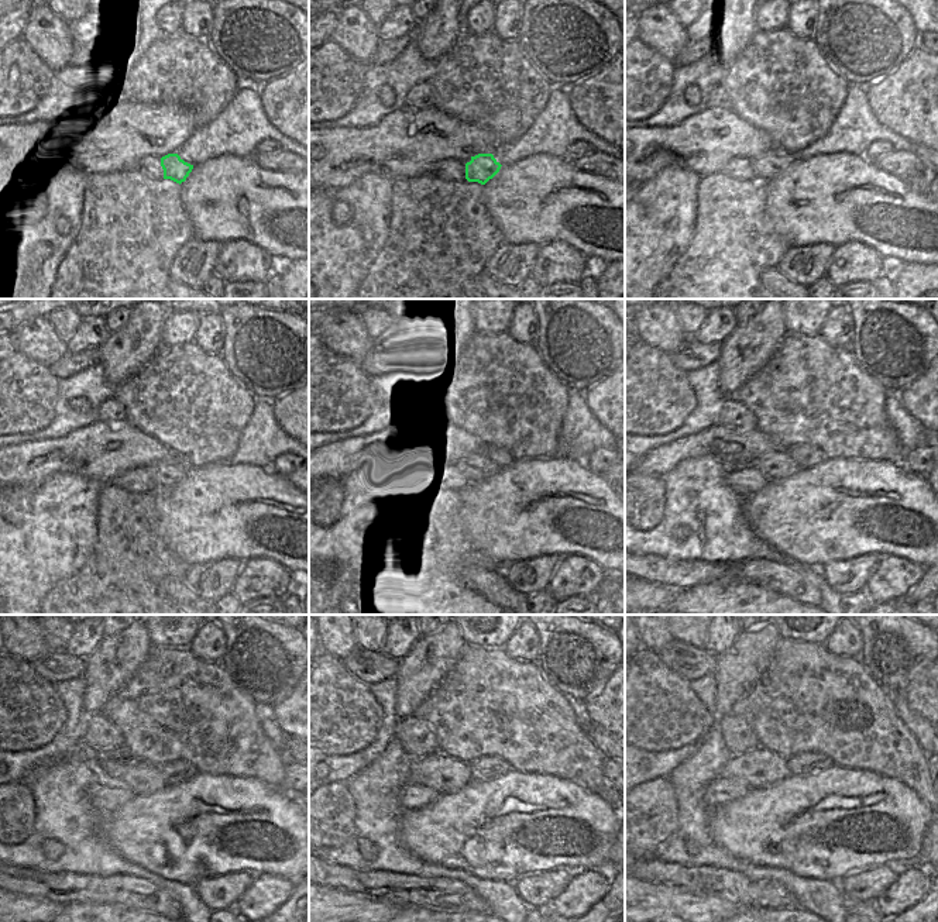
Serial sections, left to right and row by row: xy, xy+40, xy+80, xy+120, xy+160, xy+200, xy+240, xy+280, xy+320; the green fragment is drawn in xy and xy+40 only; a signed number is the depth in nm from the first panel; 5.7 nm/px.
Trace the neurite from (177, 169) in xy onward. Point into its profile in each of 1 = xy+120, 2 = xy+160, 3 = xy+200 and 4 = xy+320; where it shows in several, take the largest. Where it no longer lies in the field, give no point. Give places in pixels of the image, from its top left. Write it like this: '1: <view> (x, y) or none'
1: xy+120 (167, 472)
2: xy+160 (473, 468)
3: xy+200 (776, 465)
4: xy+320 (758, 769)

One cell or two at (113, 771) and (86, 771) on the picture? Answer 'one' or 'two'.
two

